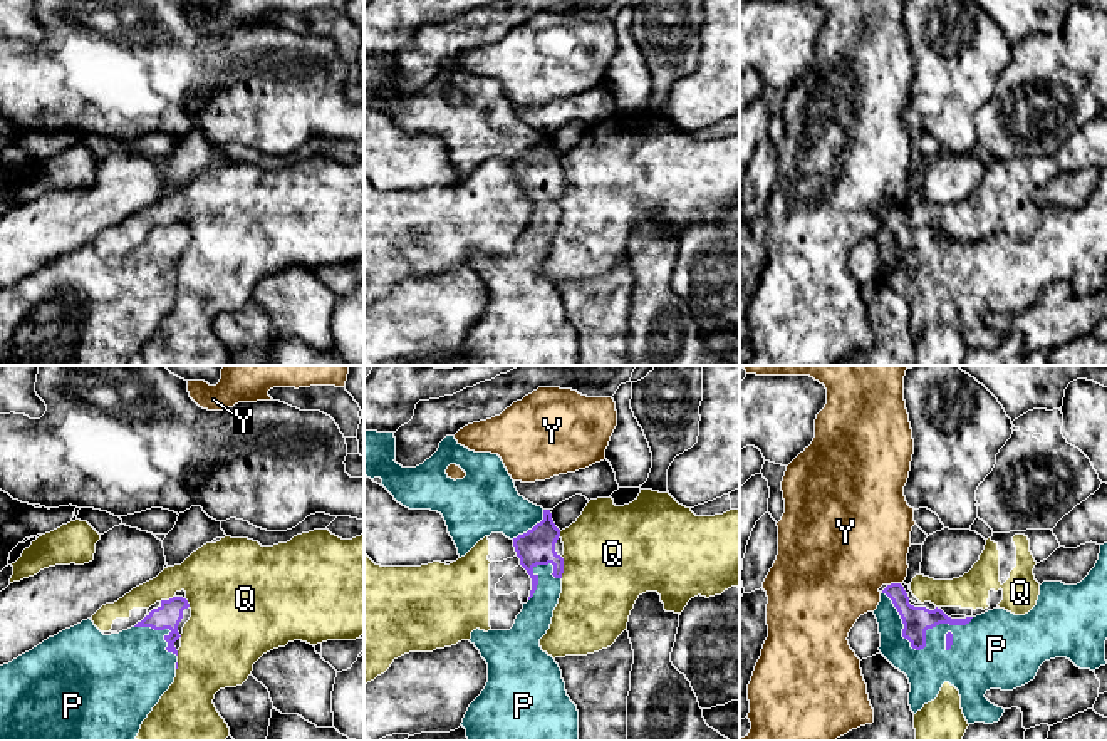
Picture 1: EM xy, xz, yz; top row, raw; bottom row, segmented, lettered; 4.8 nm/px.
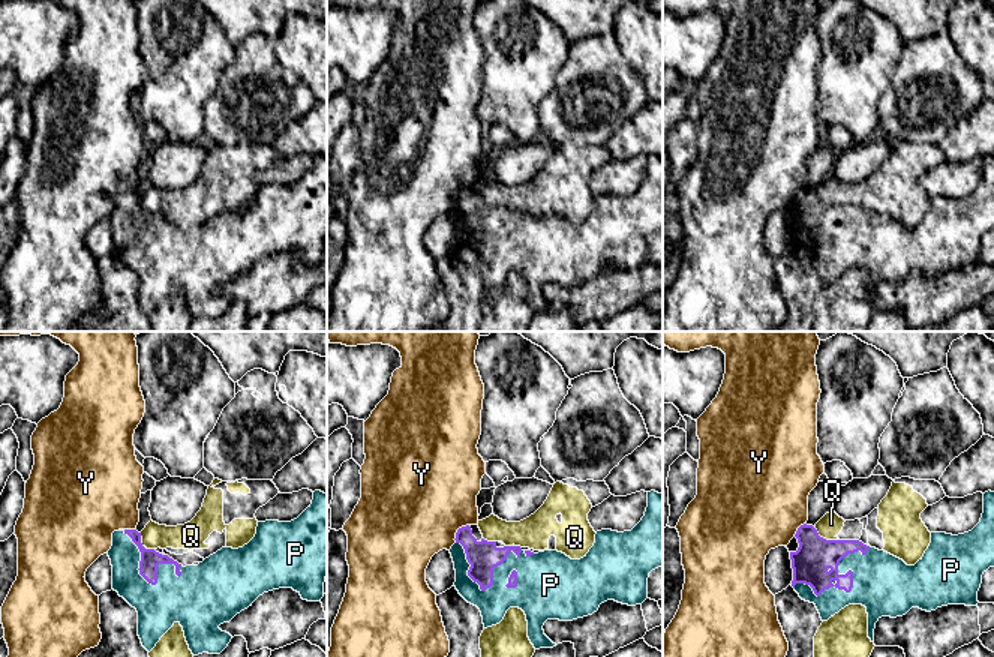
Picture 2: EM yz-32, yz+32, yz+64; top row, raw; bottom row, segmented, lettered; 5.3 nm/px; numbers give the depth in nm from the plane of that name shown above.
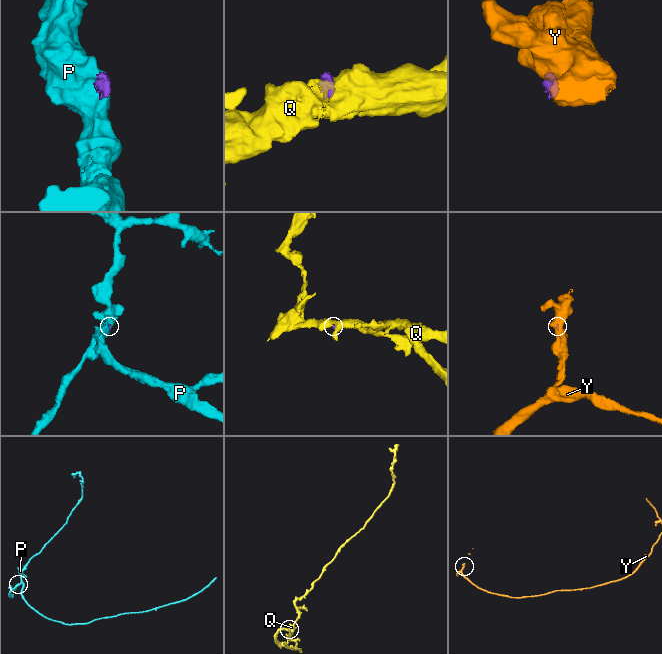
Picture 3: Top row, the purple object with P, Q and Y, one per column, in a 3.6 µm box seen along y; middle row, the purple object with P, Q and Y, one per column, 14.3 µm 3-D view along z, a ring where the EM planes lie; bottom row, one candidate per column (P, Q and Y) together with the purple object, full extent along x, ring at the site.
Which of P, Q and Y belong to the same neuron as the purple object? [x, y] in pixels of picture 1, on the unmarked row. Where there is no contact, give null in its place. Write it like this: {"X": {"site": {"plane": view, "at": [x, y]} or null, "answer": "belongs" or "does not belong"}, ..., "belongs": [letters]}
{"P": {"site": {"plane": "yz", "at": [923, 272]}, "answer": "belongs"}, "Q": {"site": {"plane": "xz", "at": [562, 191]}, "answer": "does not belong"}, "Y": {"site": {"plane": "yz", "at": [893, 208]}, "answer": "does not belong"}, "belongs": ["P"]}

